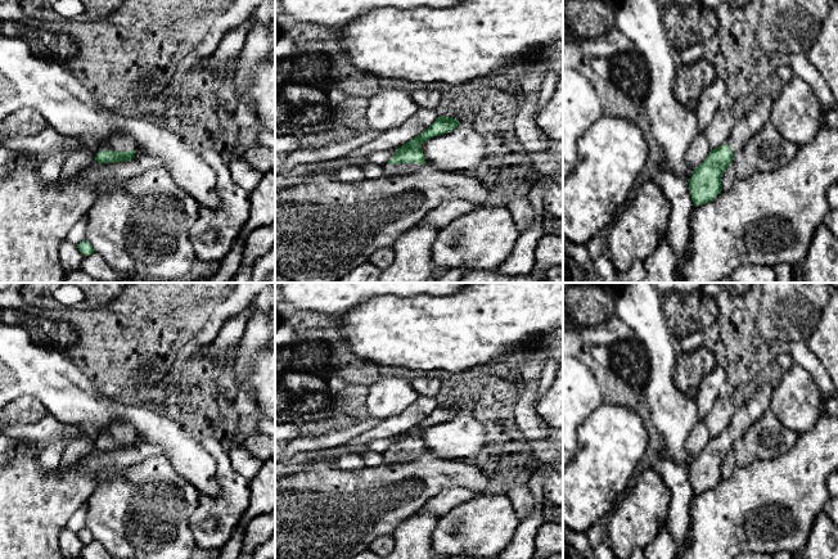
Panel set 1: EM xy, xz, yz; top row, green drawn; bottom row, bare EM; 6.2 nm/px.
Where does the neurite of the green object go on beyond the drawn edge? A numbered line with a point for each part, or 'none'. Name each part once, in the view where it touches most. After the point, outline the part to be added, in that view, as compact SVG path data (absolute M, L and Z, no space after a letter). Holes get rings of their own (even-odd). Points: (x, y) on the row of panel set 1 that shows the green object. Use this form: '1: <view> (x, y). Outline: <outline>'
1: xy (117, 141). Outline: M125 131L109 134L100 144L100 150L131 152L136 148L134 138Z

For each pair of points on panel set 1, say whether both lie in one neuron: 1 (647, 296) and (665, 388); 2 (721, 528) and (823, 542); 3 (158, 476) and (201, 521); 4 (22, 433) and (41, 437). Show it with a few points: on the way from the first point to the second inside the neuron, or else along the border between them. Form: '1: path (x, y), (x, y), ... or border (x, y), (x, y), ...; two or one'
1: path (647, 319), (662, 347), (662, 365); one
2: border (819, 512), (803, 545); two
3: border (201, 495), (189, 519), (194, 541); two
4: path (27, 436), (36, 436); one

